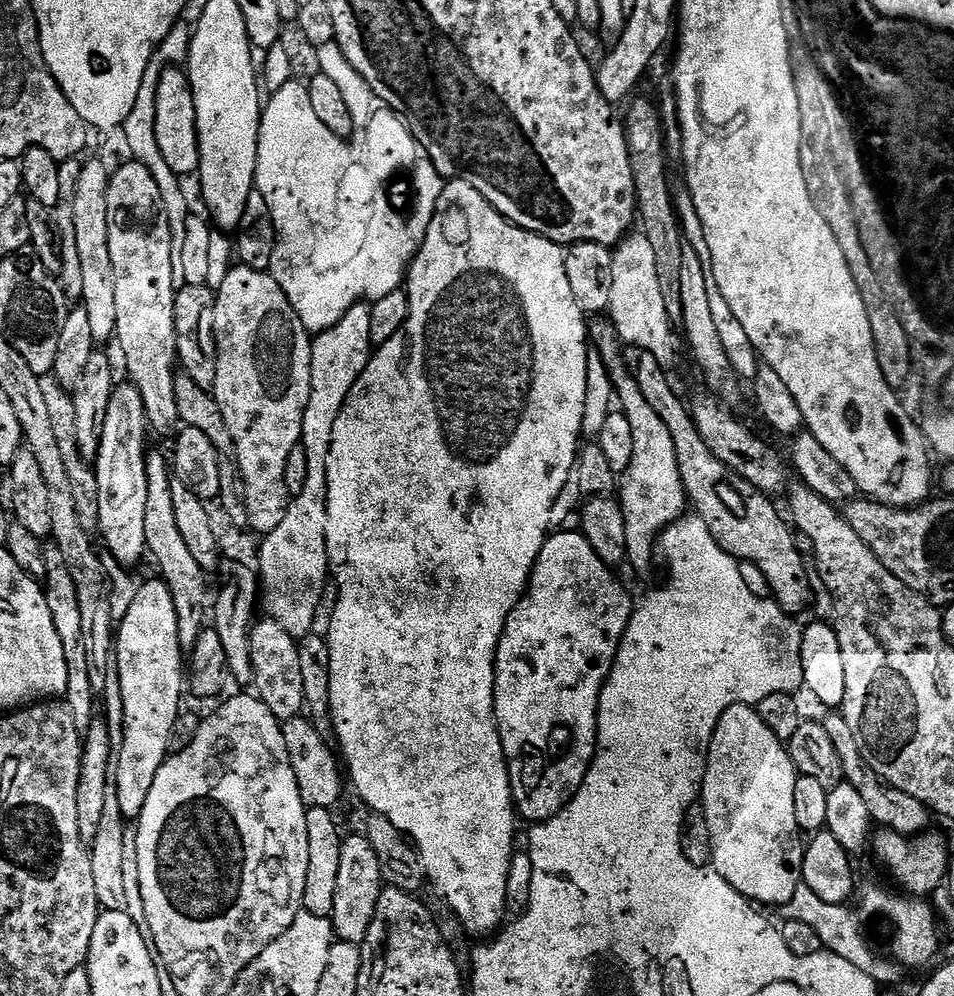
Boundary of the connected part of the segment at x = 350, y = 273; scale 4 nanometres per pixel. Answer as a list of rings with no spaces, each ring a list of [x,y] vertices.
[[[291,82],[272,93],[269,108],[260,118],[255,187],[266,198],[276,227],[276,258],[270,272],[312,334],[333,328],[354,305],[375,302],[399,289],[433,223],[428,212],[416,212],[407,220],[402,213],[395,212],[388,201],[388,183],[396,175],[408,175],[412,179],[413,198],[418,205],[424,205],[430,178],[437,179],[438,174],[421,144],[413,143],[412,148],[404,148],[403,136],[409,135],[407,123],[387,106],[379,110],[376,124],[388,133],[370,133],[368,140],[361,142],[360,153],[351,152],[345,137],[335,136],[326,130],[323,122],[318,122],[318,114],[314,114],[314,106],[310,104],[303,83]]]

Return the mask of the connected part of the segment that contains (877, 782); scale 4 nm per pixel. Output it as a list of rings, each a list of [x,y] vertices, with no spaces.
[[[836,710],[829,711],[827,715],[828,717],[823,717],[822,723],[826,734],[830,734],[830,742],[834,742],[834,750],[844,767],[846,782],[850,786],[854,786],[854,790],[858,790],[858,794],[870,816],[872,812],[873,818],[880,823],[879,827],[881,829],[897,832],[903,836],[921,835],[929,827],[928,816],[930,817],[930,809],[922,802],[918,802],[918,798],[910,798],[910,794],[906,794],[897,788],[888,787],[864,763],[862,750],[858,750],[858,742],[854,742],[854,730],[850,730],[850,722],[846,722],[846,718]]]

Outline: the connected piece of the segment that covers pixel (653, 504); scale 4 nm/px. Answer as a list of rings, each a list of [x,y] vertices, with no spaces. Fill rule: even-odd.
[[[596,318],[590,324],[590,344],[595,355],[608,367],[608,376],[612,379],[615,399],[624,407],[624,416],[628,419],[628,432],[632,435],[632,469],[628,477],[623,478],[618,499],[626,518],[627,563],[638,575],[644,576],[652,568],[652,547],[658,544],[658,537],[665,528],[675,524],[685,515],[688,496],[684,493],[682,474],[678,470],[678,454],[674,450],[674,438],[666,430],[666,422],[654,414],[654,406],[646,402],[640,383],[634,379],[630,364],[624,361],[625,345],[611,319]]]

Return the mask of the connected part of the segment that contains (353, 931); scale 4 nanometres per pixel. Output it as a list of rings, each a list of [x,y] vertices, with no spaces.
[[[357,834],[349,840],[347,837],[342,843],[342,858],[338,866],[338,890],[334,894],[334,906],[330,917],[333,933],[343,943],[360,946],[369,939],[373,931],[371,928],[374,928],[378,898],[384,887],[378,854],[374,854],[374,846],[370,846],[367,836]]]

